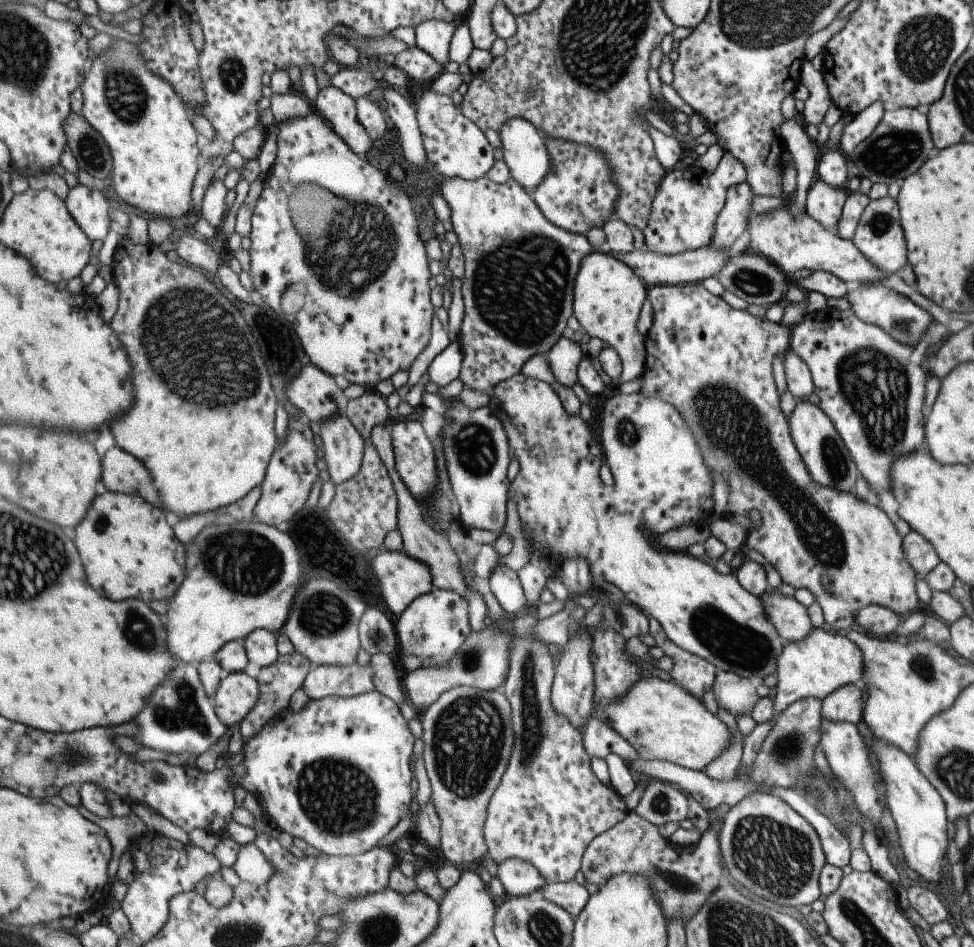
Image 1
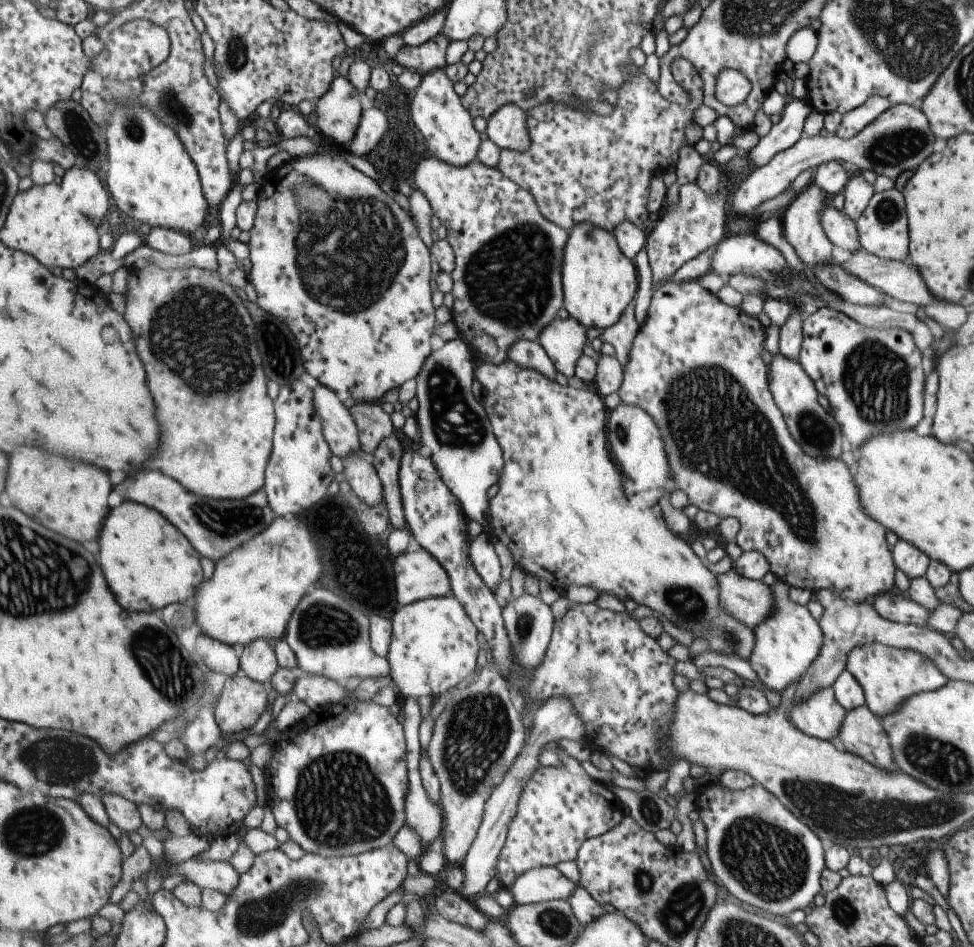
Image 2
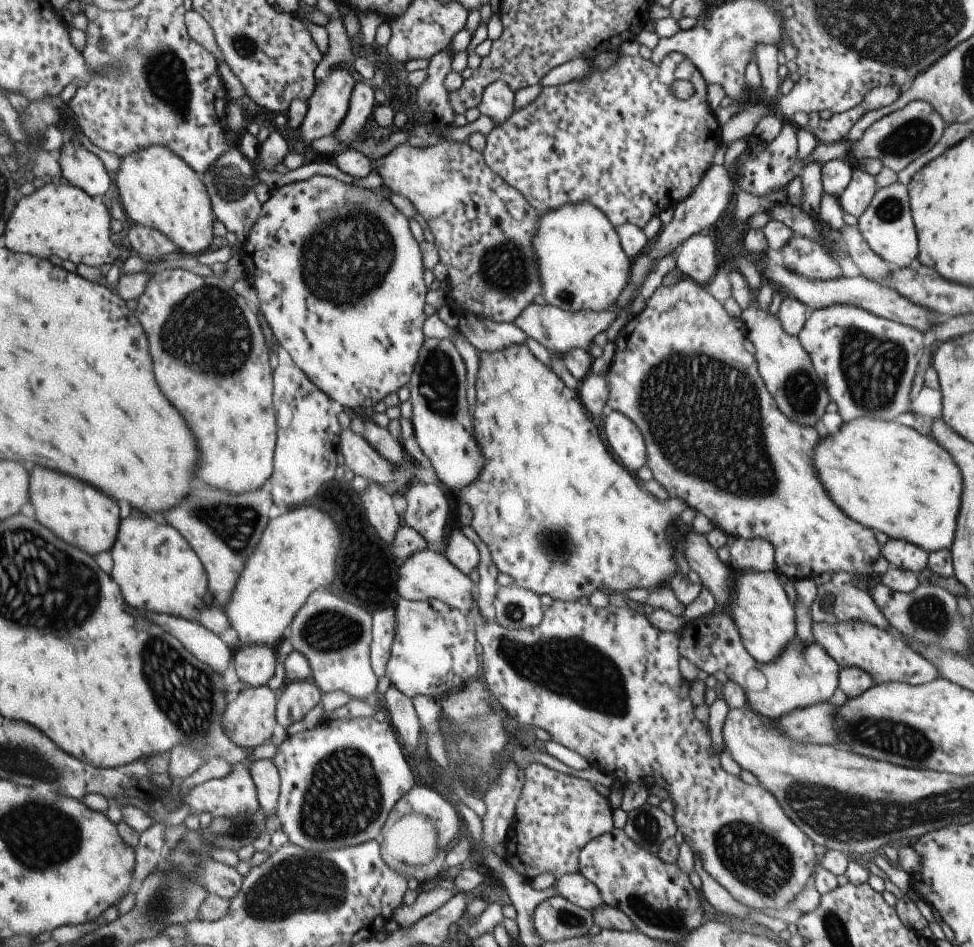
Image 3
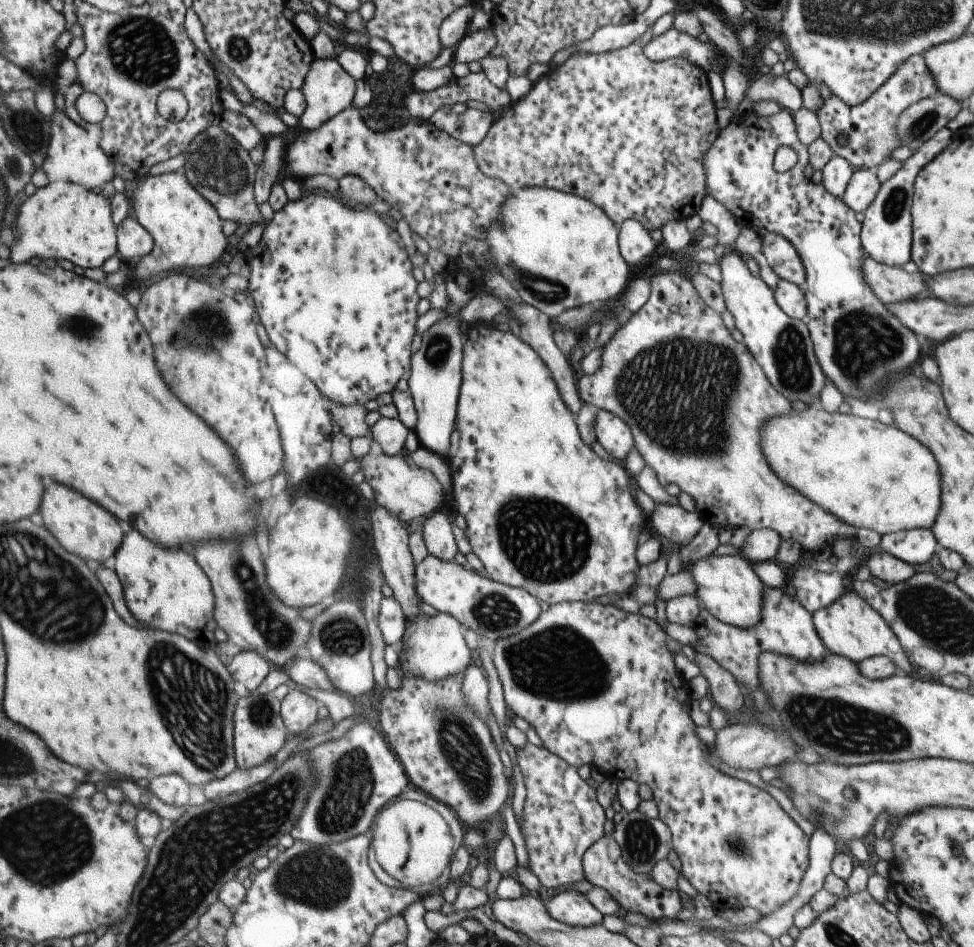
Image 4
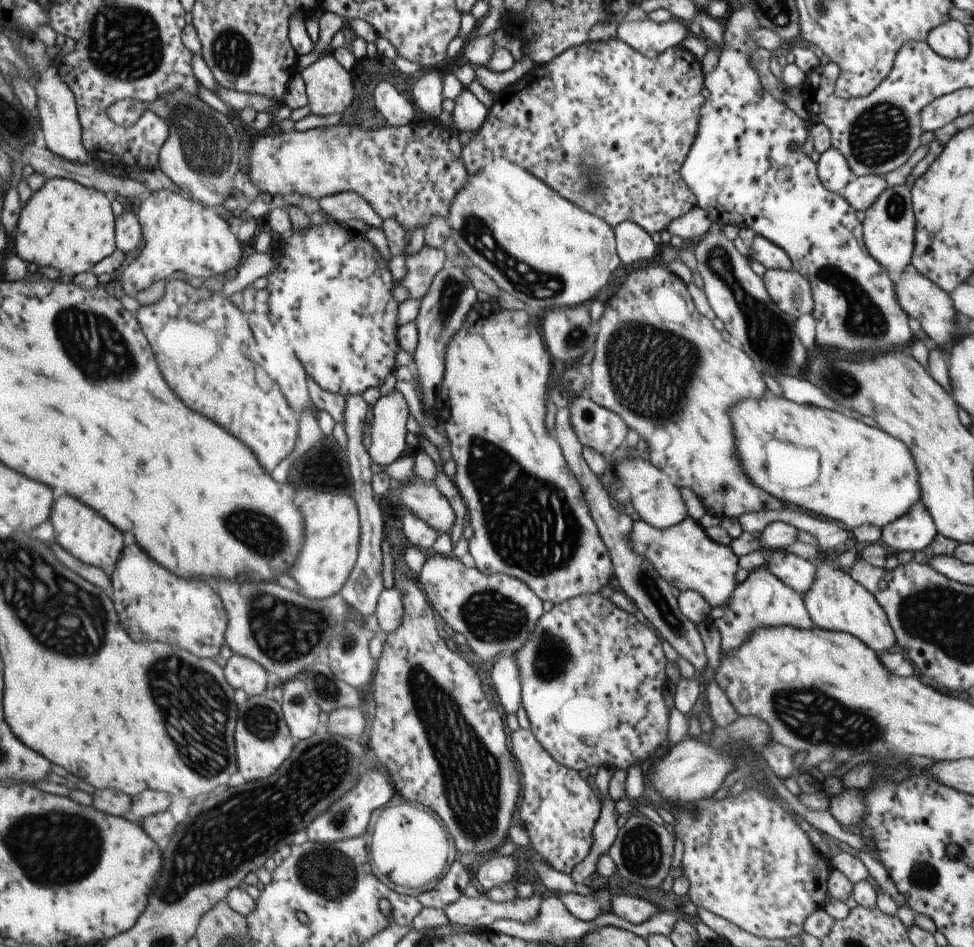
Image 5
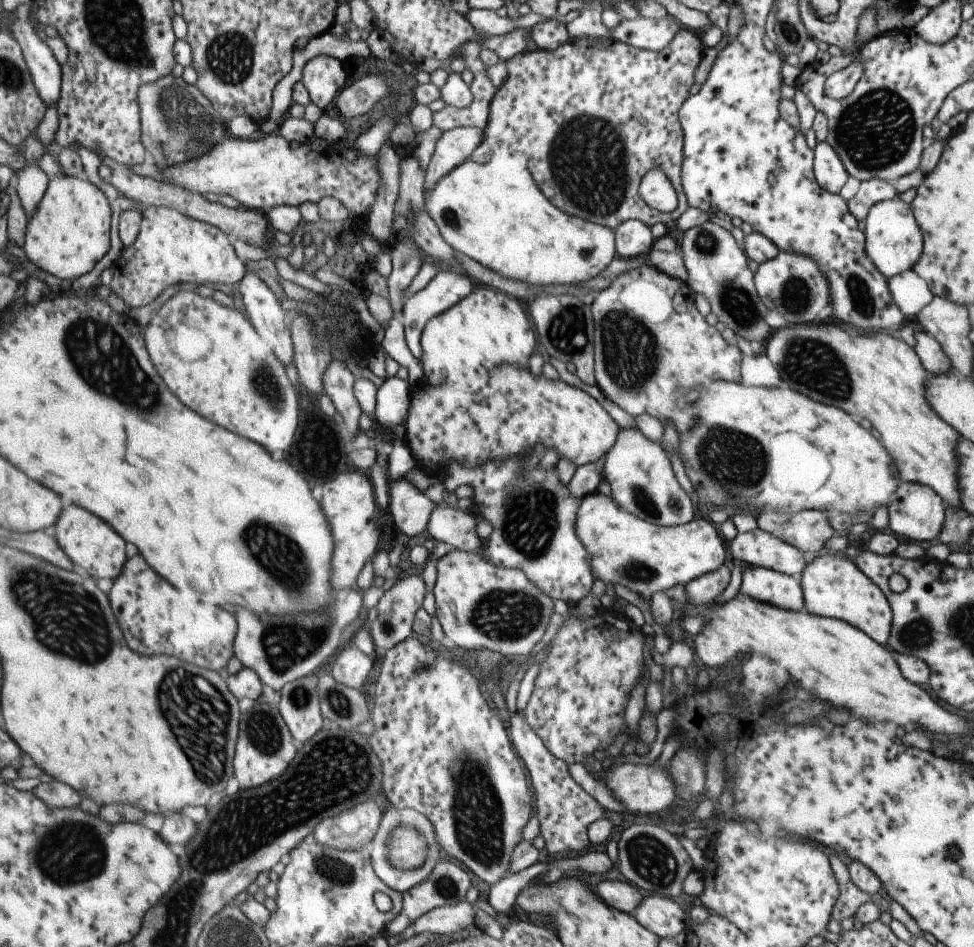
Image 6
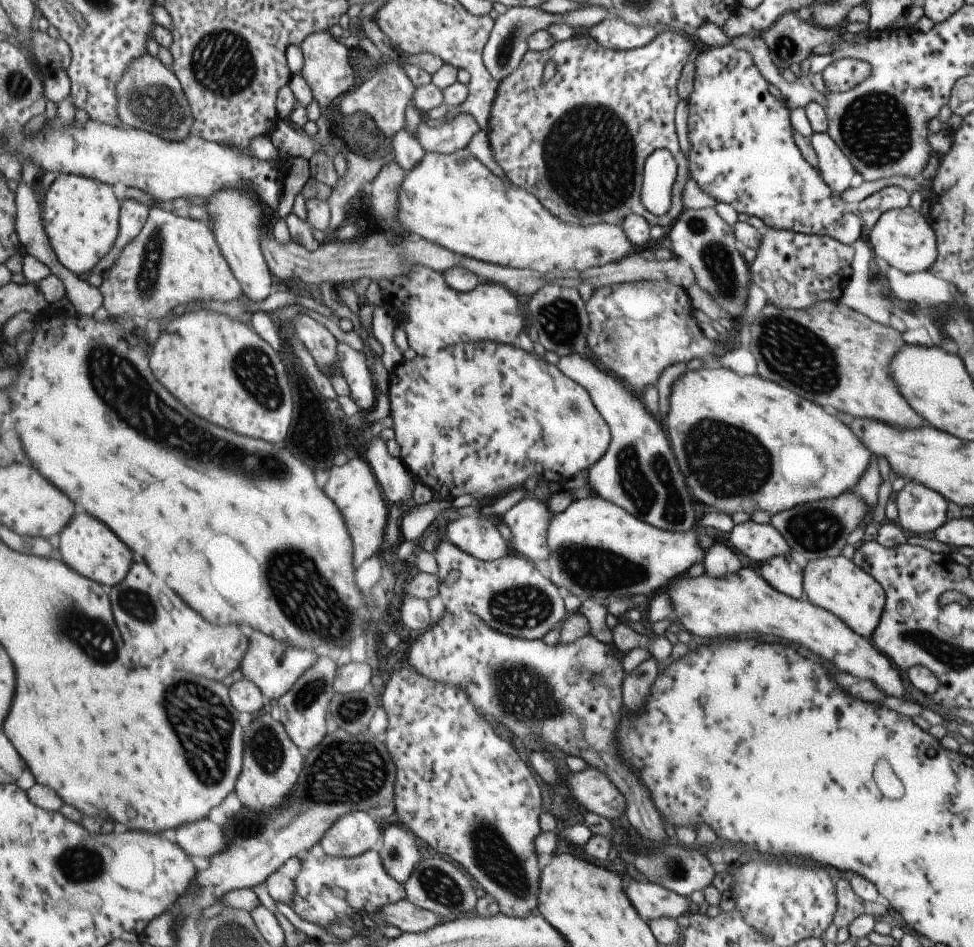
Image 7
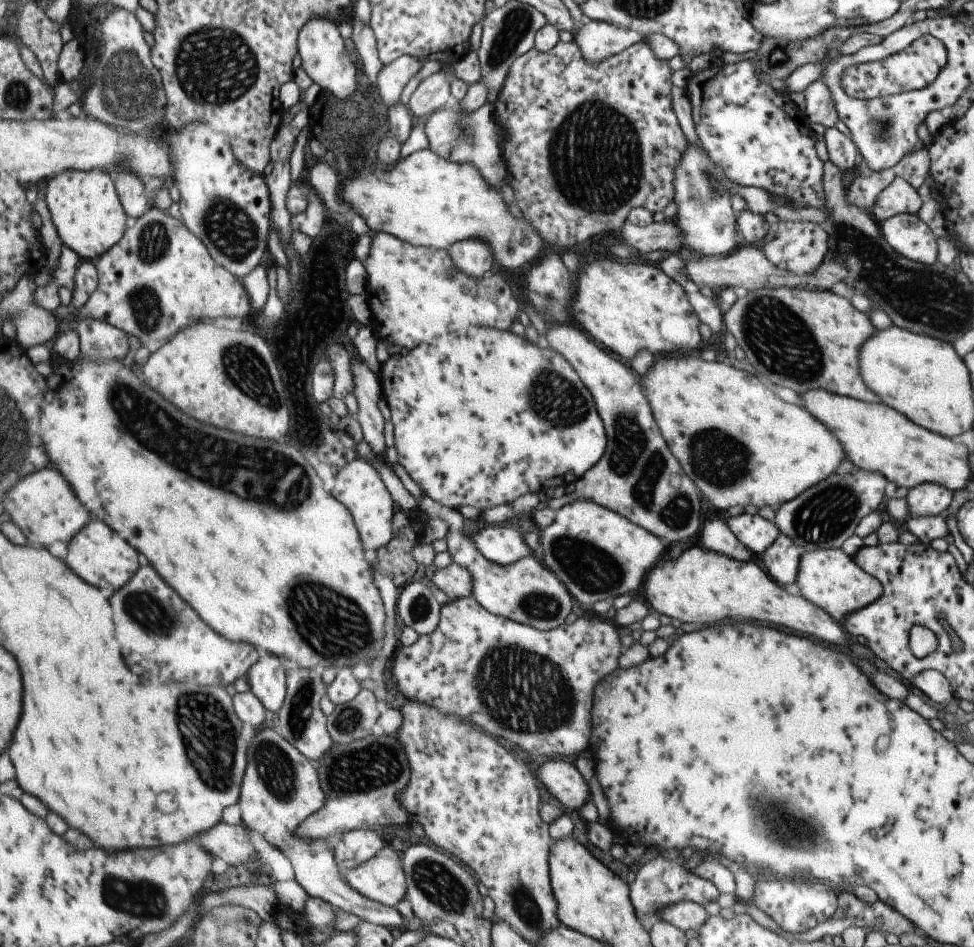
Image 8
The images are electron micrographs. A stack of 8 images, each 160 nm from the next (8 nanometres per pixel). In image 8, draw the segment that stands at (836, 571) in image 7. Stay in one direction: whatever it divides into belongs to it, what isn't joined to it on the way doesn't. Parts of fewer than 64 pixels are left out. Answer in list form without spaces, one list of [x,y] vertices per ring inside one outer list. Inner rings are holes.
[[[817,549],[801,552],[794,580],[799,594],[822,608],[837,624],[850,612],[859,610],[879,598],[882,588],[874,576],[860,569],[841,549]]]

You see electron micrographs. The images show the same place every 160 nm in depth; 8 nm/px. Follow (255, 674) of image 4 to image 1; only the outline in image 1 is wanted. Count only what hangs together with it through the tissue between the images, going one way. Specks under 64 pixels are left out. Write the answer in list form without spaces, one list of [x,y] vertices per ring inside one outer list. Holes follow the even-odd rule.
[[[259,629],[251,632],[242,640],[243,650],[253,669],[262,669],[272,665],[278,659],[276,634]]]

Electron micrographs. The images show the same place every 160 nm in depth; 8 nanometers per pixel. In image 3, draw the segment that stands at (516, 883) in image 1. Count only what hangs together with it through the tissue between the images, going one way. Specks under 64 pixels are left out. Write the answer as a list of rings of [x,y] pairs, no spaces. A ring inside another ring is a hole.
[[[580,873],[560,876],[553,885],[557,895],[582,909],[592,911],[604,904],[597,887]]]

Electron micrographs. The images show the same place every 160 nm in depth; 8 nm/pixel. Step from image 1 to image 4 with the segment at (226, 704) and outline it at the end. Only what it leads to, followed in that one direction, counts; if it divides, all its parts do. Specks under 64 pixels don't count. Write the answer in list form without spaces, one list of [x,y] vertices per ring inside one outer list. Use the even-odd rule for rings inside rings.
[[[239,697],[234,716],[235,760],[241,770],[249,770],[253,766],[263,764],[267,758],[275,756],[288,738],[286,726],[279,718],[279,700],[277,704],[269,704],[267,718],[277,720],[249,720],[253,702],[250,697]]]

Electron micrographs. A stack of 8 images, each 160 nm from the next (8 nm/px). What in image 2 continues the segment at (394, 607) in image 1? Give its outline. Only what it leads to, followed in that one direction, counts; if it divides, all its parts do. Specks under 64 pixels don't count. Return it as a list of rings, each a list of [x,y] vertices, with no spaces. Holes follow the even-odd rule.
[[[423,548],[393,557],[393,578],[398,607],[430,597],[449,594],[445,570]]]

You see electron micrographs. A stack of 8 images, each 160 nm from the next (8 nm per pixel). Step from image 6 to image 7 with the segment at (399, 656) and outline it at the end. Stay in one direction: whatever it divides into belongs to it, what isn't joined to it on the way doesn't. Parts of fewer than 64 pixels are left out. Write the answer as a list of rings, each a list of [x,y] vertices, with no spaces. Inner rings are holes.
[[[402,666],[400,670],[396,670],[390,674],[384,686],[382,696],[378,699],[388,718],[388,725],[383,736],[381,736],[381,740],[386,746],[387,752],[390,754],[396,768],[396,779],[393,787],[395,816],[409,828],[414,836],[421,838],[425,844],[428,844],[430,848],[433,848],[439,854],[449,856],[471,878],[475,878],[484,892],[495,901],[498,909],[505,916],[517,918],[529,916],[538,903],[538,878],[541,869],[538,867],[534,838],[541,832],[538,825],[538,814],[542,811],[541,796],[539,795],[542,788],[537,786],[531,775],[531,770],[517,756],[515,749],[493,732],[490,721],[475,710],[475,707],[469,702],[466,694],[457,687],[432,683],[409,667],[405,666],[404,668]]]

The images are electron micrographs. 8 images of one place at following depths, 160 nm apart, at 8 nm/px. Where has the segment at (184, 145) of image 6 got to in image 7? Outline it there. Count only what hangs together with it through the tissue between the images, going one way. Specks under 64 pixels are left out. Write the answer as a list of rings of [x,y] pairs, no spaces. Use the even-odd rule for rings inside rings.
[[[148,51],[140,57],[135,57],[130,67],[122,72],[116,82],[116,93],[118,115],[126,126],[163,135],[166,139],[181,140],[191,136],[190,128],[194,125],[194,116],[180,78]]]

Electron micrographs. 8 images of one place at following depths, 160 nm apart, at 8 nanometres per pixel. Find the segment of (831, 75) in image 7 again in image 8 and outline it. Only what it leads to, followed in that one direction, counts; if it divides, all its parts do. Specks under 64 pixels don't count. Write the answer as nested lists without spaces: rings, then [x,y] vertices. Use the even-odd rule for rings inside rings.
[[[925,35],[882,61],[846,68],[842,72],[840,83],[850,97],[863,98],[864,100],[885,98],[889,95],[920,89],[931,84],[945,61],[946,50],[943,43],[934,36]]]

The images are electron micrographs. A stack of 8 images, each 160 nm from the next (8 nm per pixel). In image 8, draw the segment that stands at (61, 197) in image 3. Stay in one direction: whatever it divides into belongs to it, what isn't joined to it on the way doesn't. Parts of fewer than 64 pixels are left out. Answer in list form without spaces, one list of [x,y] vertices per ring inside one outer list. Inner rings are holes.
[[[69,169],[48,180],[44,198],[61,242],[80,258],[96,261],[109,252],[126,235],[130,225],[114,176],[95,169]]]

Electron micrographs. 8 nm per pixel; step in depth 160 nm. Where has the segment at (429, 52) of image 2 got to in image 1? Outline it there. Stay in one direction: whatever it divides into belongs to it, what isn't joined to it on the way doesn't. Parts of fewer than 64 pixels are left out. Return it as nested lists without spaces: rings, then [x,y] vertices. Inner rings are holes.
[[[415,45],[397,53],[394,56],[393,66],[402,70],[409,78],[419,80],[419,82],[433,80],[443,70],[443,66]]]

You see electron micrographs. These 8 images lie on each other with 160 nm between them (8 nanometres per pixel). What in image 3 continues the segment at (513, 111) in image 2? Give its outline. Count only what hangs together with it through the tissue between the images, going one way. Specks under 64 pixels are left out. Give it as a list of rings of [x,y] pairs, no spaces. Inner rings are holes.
[[[501,79],[488,84],[482,92],[479,104],[476,106],[481,114],[504,123],[513,108],[513,91]]]

